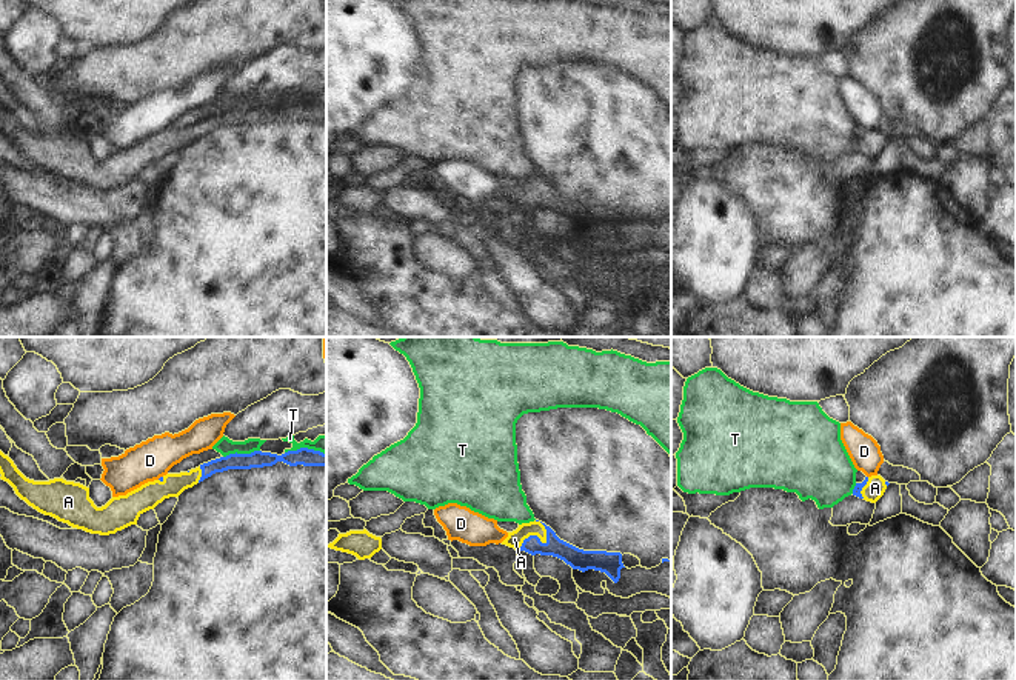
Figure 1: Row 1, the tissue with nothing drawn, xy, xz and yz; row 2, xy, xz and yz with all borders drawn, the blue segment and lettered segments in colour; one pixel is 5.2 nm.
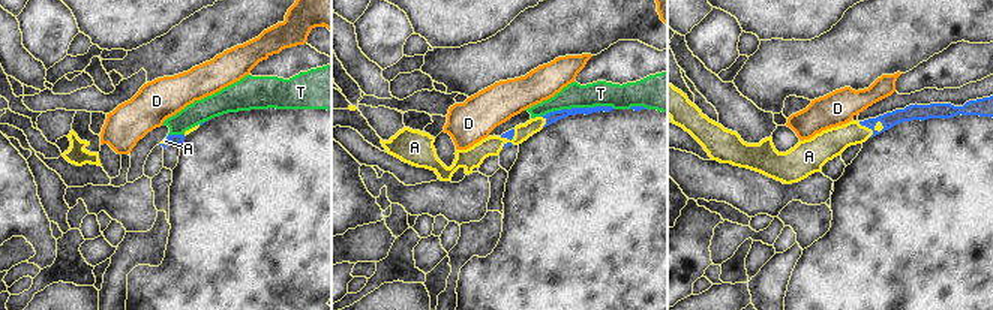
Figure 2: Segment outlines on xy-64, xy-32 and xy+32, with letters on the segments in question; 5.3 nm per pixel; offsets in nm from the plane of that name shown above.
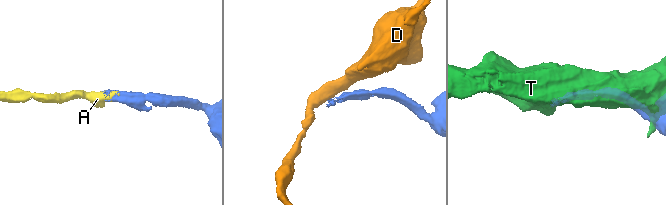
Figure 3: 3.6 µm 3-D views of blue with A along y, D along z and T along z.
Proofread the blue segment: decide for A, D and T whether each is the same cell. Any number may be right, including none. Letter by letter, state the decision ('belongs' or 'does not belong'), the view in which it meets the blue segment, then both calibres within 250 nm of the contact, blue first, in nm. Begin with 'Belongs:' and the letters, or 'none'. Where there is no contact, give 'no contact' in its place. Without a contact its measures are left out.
Belongs: A
A: belongs; contact in xz; calibres 110 and 90 nm
D: does not belong; contact in xy; calibres 20 and 200 nm
T: does not belong; contact in xy; calibres 90 and 90 nm

